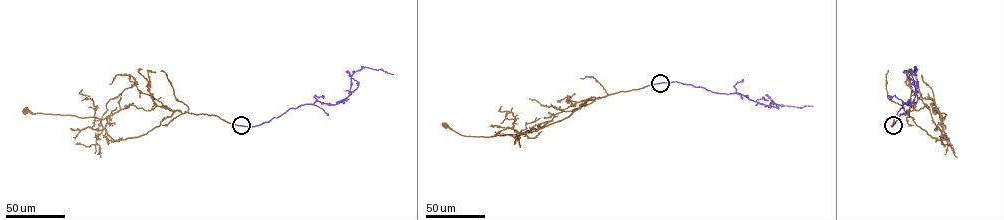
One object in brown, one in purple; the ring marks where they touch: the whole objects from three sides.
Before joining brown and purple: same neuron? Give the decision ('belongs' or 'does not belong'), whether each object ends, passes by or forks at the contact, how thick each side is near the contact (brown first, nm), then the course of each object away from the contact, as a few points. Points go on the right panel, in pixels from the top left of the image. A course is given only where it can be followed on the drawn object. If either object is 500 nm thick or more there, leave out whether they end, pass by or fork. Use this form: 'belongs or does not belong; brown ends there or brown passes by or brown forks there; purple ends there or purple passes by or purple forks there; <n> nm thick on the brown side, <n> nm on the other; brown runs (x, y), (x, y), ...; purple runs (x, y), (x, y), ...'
belongs; brown ends there; purple ends there; 240 nm thick on the brown side, 240 nm on the other; brown runs (893, 125), (899, 115), (907, 110), (918, 126), (940, 140), (941, 119), (946, 115), (935, 111); purple runs (893, 125), (902, 101), (909, 105), (913, 102), (915, 87), (912, 75), (915, 67), (915, 74)

